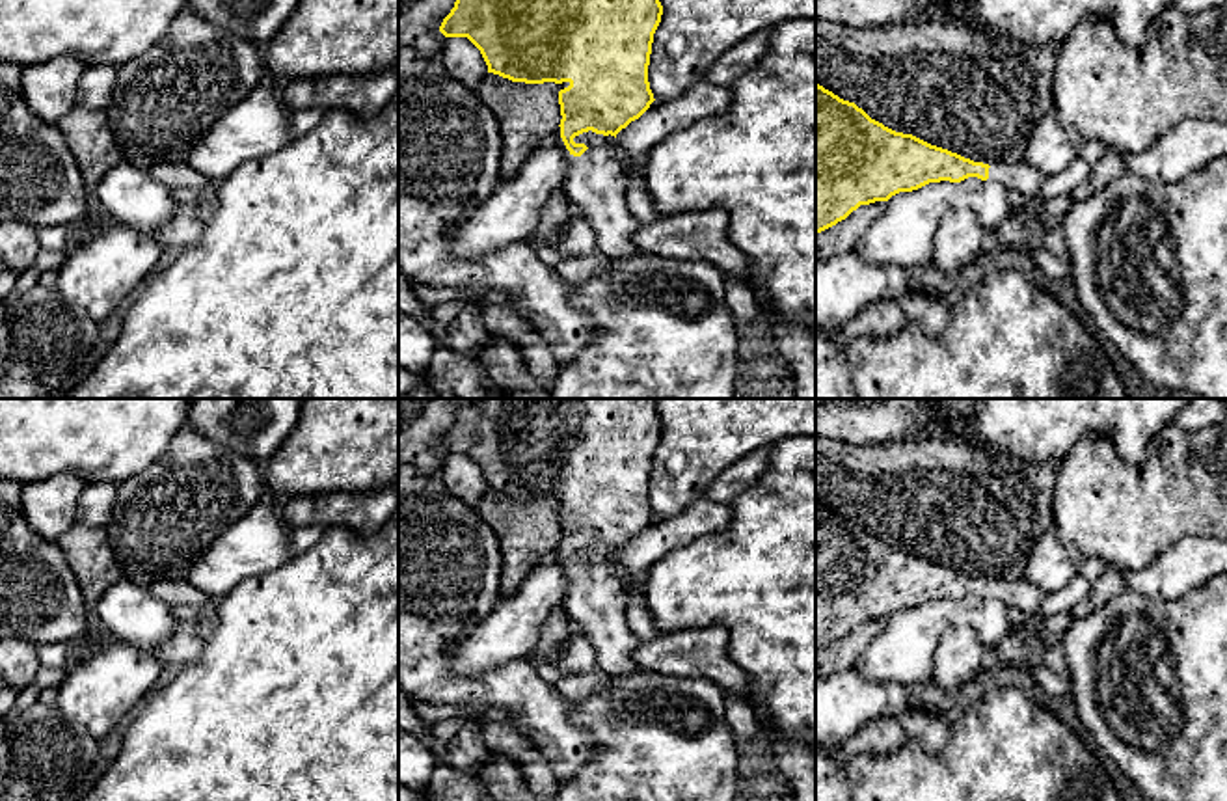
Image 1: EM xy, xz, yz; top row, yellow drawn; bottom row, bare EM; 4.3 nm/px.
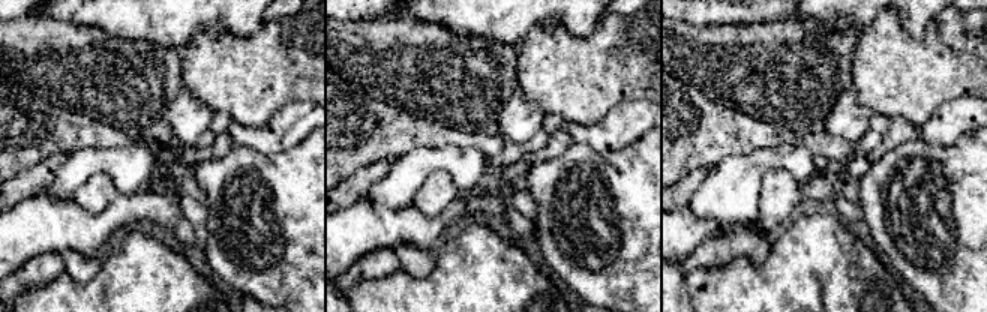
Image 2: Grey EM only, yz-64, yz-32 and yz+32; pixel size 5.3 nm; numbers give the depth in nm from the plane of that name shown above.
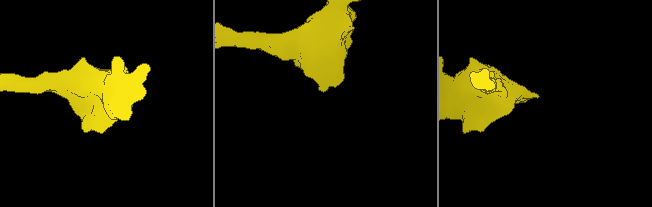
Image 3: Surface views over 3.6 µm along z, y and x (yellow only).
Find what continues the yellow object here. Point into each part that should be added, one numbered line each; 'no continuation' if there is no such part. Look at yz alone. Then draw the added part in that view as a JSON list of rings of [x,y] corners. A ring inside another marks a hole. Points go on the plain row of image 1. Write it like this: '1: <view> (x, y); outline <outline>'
1: yz (1023, 595); outline [[[1026,579],[992,581],[989,585],[989,596],[1002,600],[1007,607],[1017,607],[1031,615],[1039,609],[1045,591]]]

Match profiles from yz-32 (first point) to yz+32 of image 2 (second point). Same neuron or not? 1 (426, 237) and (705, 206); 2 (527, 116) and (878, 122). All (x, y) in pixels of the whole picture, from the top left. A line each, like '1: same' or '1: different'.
1: different
2: different

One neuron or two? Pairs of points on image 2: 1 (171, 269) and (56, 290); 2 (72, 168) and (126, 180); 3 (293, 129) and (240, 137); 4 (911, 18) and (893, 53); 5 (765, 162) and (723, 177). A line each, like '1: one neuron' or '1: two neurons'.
1: one neuron
2: one neuron
3: one neuron
4: two neurons
5: one neuron

